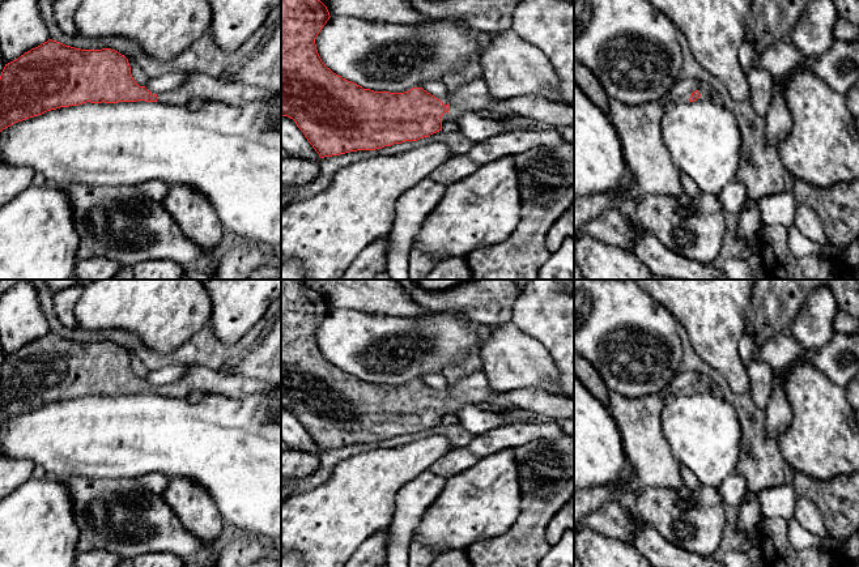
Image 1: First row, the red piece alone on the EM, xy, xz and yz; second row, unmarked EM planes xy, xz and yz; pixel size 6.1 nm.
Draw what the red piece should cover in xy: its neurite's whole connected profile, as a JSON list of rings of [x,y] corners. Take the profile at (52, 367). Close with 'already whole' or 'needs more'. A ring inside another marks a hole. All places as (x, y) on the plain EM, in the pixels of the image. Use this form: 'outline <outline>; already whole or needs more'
outline [[[48,332],[31,341],[18,351],[5,357],[0,368],[0,425],[14,415],[42,408],[60,400],[90,396],[118,395],[158,395],[174,398],[187,398],[194,391],[221,393],[227,397],[256,397],[271,392],[278,385],[239,375],[226,375],[200,364],[190,364],[183,378],[175,383],[154,387],[140,379],[131,367],[128,351],[111,341],[81,342]]]; needs more

